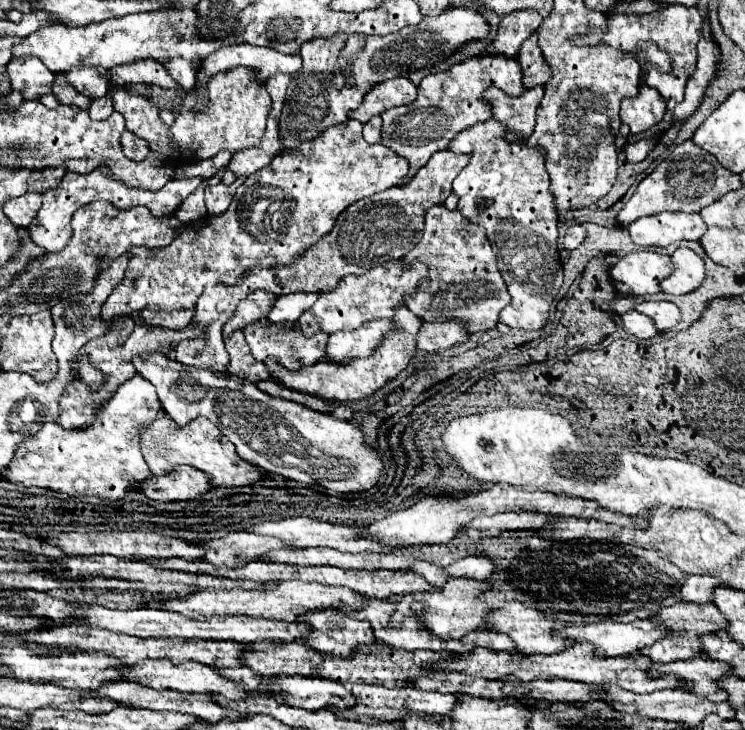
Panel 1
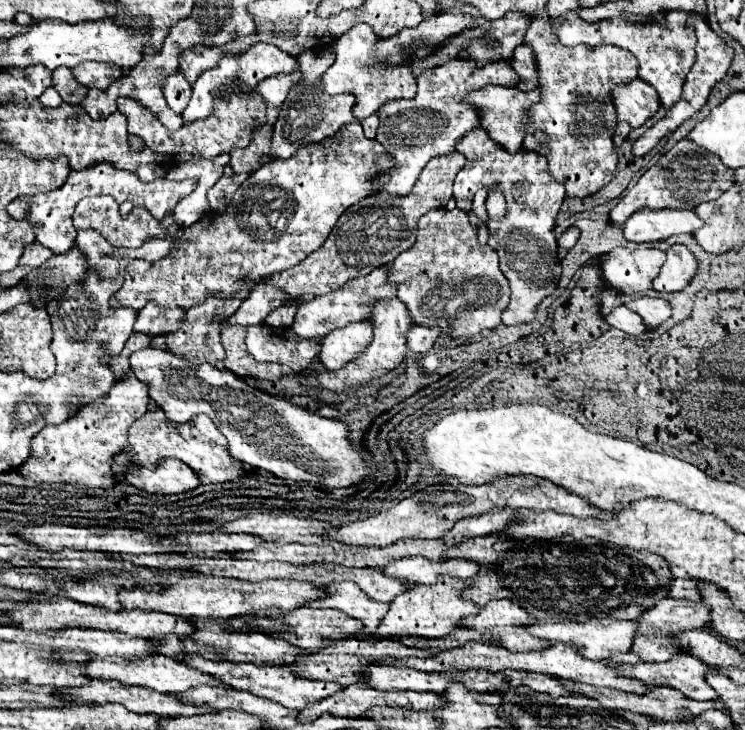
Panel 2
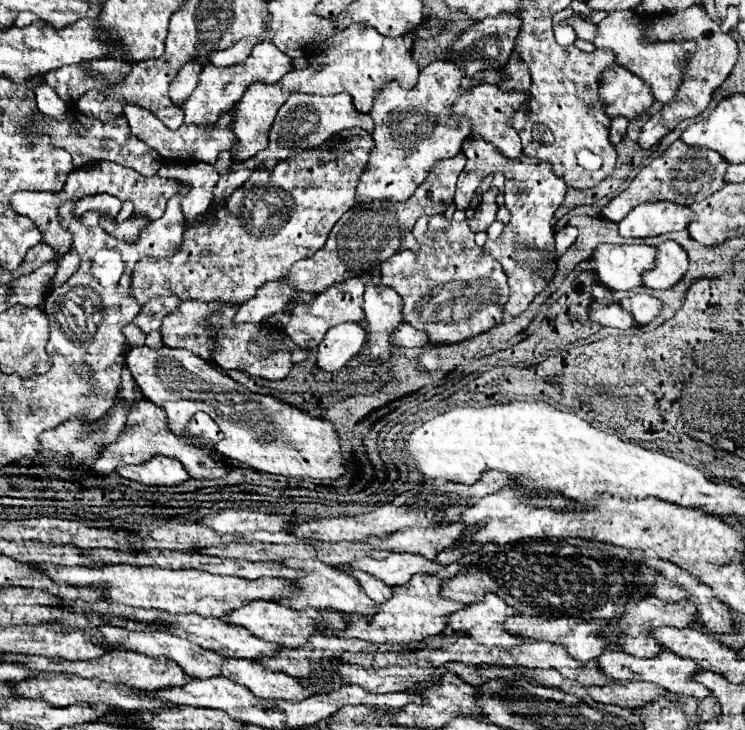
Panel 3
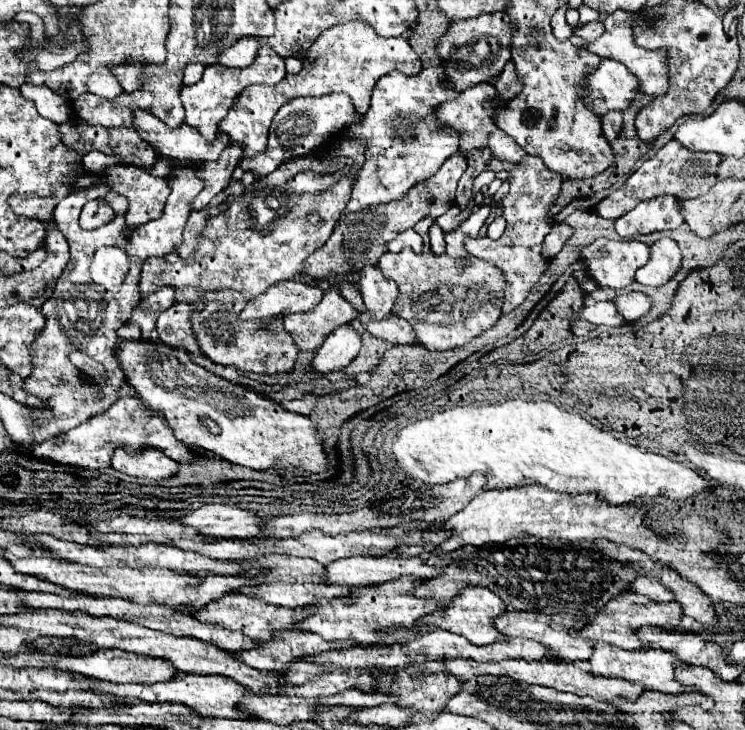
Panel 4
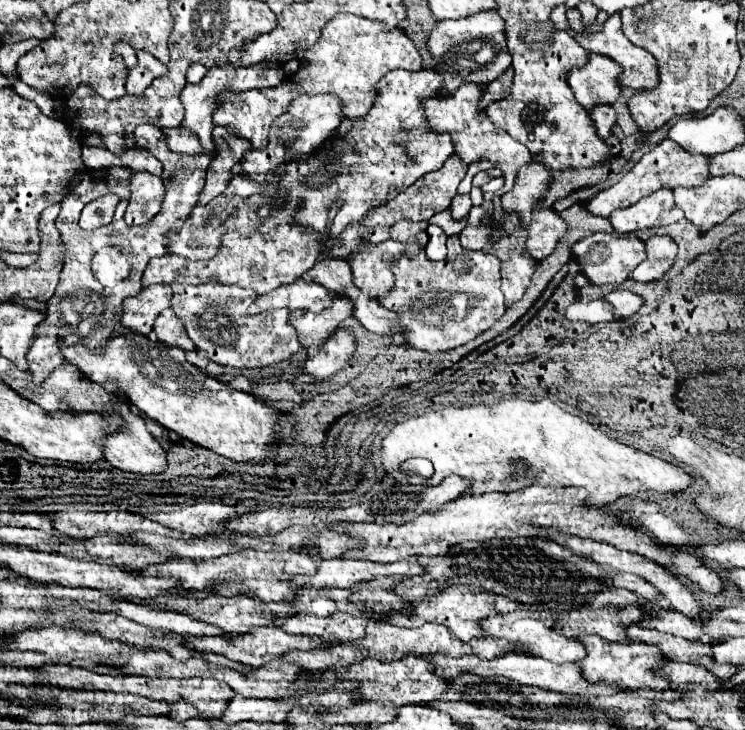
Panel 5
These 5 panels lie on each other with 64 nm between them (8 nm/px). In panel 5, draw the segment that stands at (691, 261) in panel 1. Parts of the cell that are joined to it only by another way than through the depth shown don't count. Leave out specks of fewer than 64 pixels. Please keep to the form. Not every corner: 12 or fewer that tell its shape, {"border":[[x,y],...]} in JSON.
{"border":[[650,236],[646,260],[630,276],[658,280],[674,264],[678,248],[670,236]]}

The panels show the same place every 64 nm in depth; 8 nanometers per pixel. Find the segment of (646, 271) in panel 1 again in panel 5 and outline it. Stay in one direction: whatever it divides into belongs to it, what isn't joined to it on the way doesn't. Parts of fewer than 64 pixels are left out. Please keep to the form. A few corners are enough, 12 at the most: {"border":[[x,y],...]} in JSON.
{"border":[[596,232],[572,256],[592,284],[622,284],[644,260],[636,236]]}

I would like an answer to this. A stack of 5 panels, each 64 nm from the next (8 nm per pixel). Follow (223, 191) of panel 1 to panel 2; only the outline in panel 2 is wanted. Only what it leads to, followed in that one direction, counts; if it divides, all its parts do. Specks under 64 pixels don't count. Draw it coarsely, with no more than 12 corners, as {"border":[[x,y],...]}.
{"border":[[248,174],[222,176],[210,190],[212,210],[222,210]]}

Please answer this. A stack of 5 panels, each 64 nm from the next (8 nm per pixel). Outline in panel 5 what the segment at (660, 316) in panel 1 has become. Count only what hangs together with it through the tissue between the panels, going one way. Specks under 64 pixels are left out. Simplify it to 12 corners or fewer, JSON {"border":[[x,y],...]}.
{"border":[[612,290],[604,296],[614,306],[616,318],[632,316],[642,298],[628,290]]}

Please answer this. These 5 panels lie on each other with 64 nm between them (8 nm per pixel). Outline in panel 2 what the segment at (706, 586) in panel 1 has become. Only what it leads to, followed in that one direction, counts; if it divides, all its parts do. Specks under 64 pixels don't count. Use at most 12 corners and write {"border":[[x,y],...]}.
{"border":[[674,578],[668,598],[698,602],[692,578]]}

